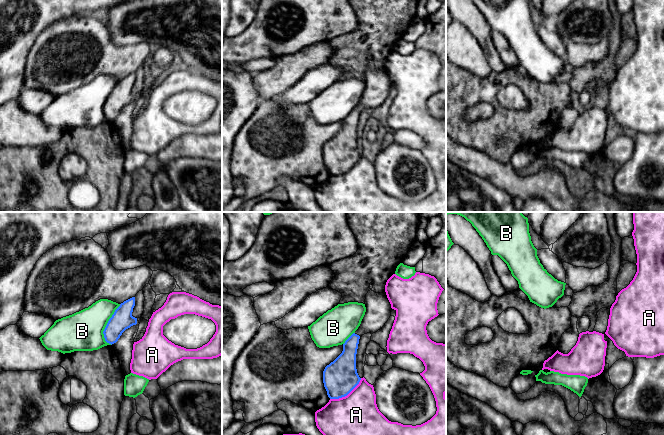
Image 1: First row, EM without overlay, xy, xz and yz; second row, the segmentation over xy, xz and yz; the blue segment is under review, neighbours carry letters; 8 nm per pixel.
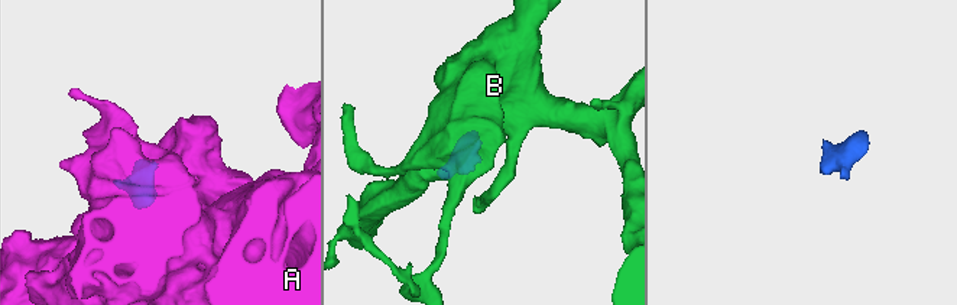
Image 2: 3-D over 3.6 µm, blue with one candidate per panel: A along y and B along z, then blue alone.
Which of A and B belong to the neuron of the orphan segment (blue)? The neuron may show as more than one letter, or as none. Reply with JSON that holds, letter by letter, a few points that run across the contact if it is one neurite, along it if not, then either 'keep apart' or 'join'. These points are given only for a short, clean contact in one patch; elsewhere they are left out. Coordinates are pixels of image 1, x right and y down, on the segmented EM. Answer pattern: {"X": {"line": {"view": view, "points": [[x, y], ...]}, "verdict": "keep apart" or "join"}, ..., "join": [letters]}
{"A": {"verdict": "keep apart"}, "B": {"verdict": "keep apart"}, "join": []}

